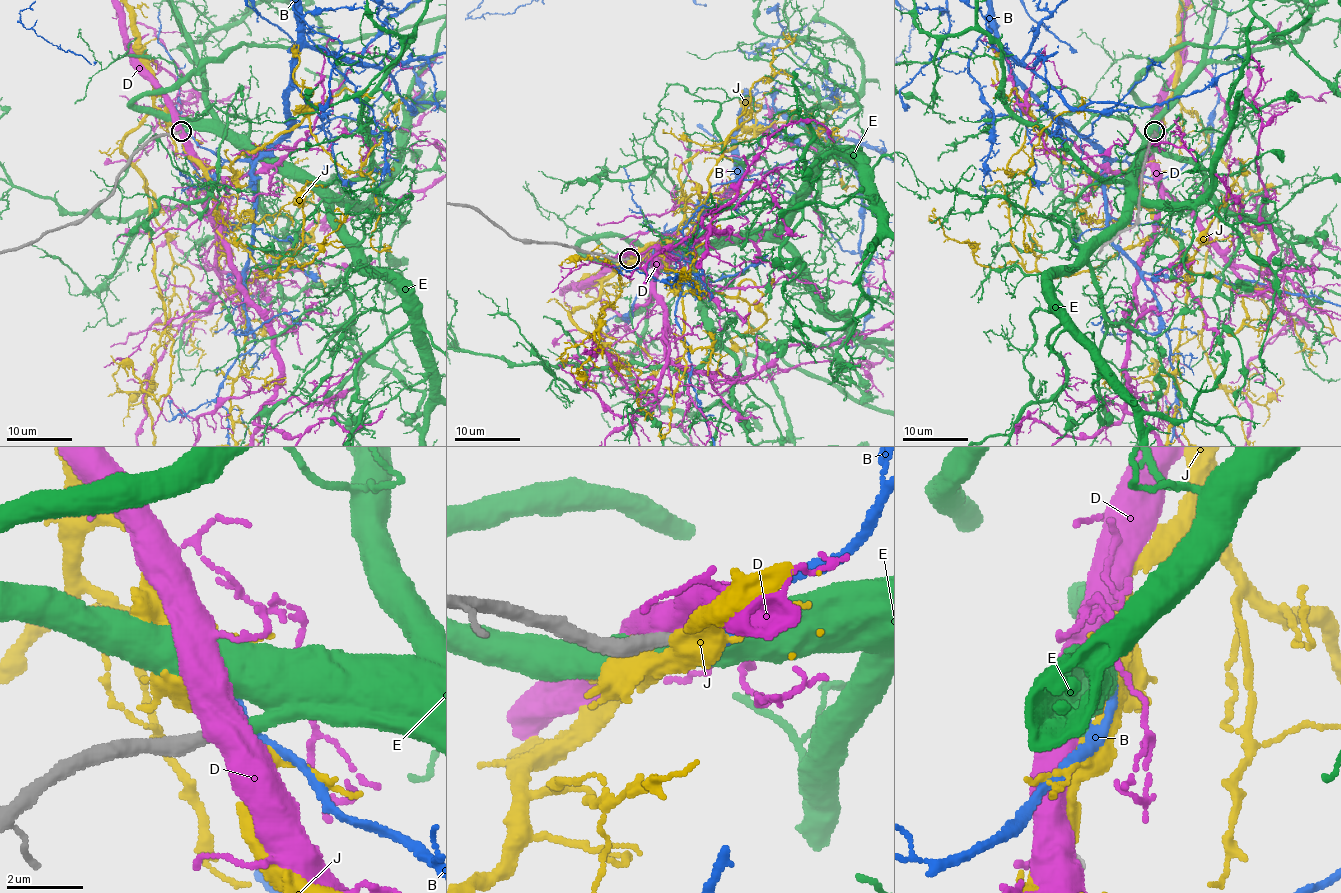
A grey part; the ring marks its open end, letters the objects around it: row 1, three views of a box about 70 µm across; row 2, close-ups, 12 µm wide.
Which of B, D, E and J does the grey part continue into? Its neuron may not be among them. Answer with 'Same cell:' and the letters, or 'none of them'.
Same cell: E

